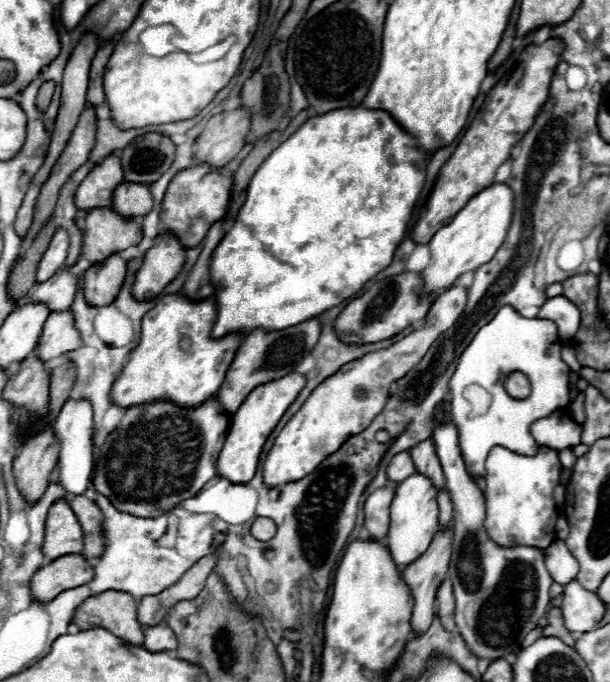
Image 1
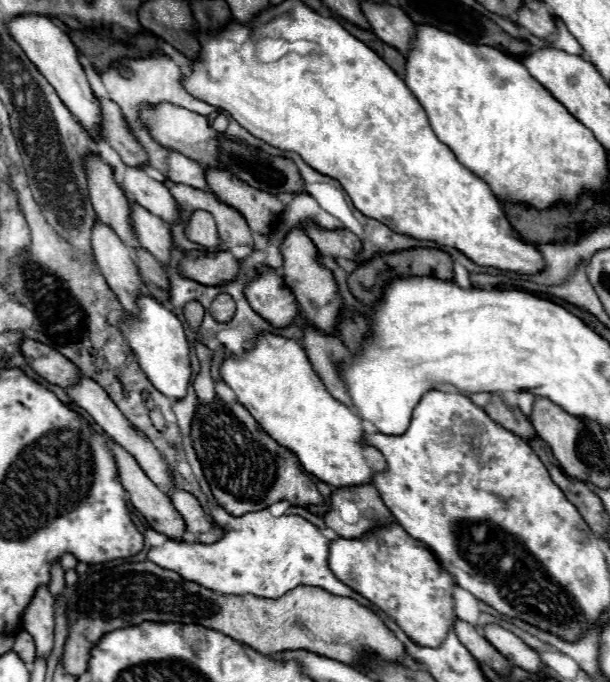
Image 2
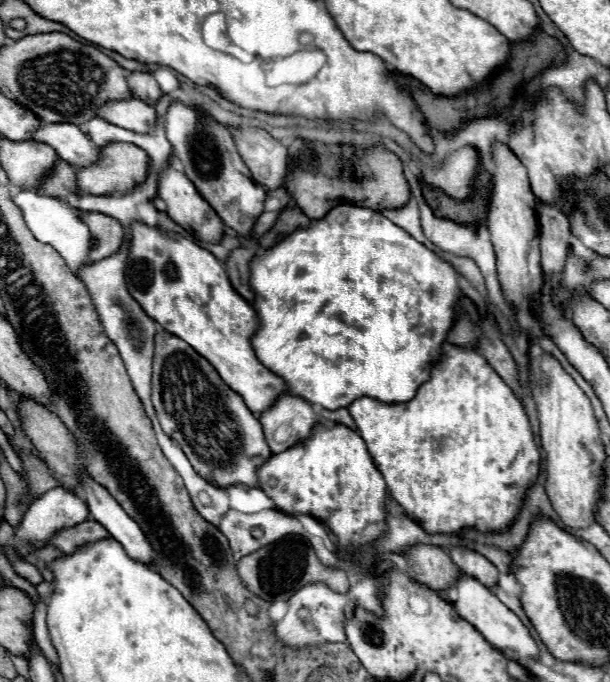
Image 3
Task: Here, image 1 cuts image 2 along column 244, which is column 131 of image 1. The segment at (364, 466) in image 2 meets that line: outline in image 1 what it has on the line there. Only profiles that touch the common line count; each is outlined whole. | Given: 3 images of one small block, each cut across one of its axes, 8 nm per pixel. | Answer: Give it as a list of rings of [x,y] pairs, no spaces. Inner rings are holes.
[[[180,294],[164,296],[142,318],[140,342],[130,352],[126,366],[112,386],[112,404],[120,408],[130,408],[166,398],[180,408],[196,408],[212,398],[224,382],[226,370],[230,368],[238,346],[242,344],[242,338],[238,334],[226,336],[222,340],[212,340],[210,330],[214,322],[214,300],[190,302]],[[182,340],[188,340],[188,350],[182,350]]]

